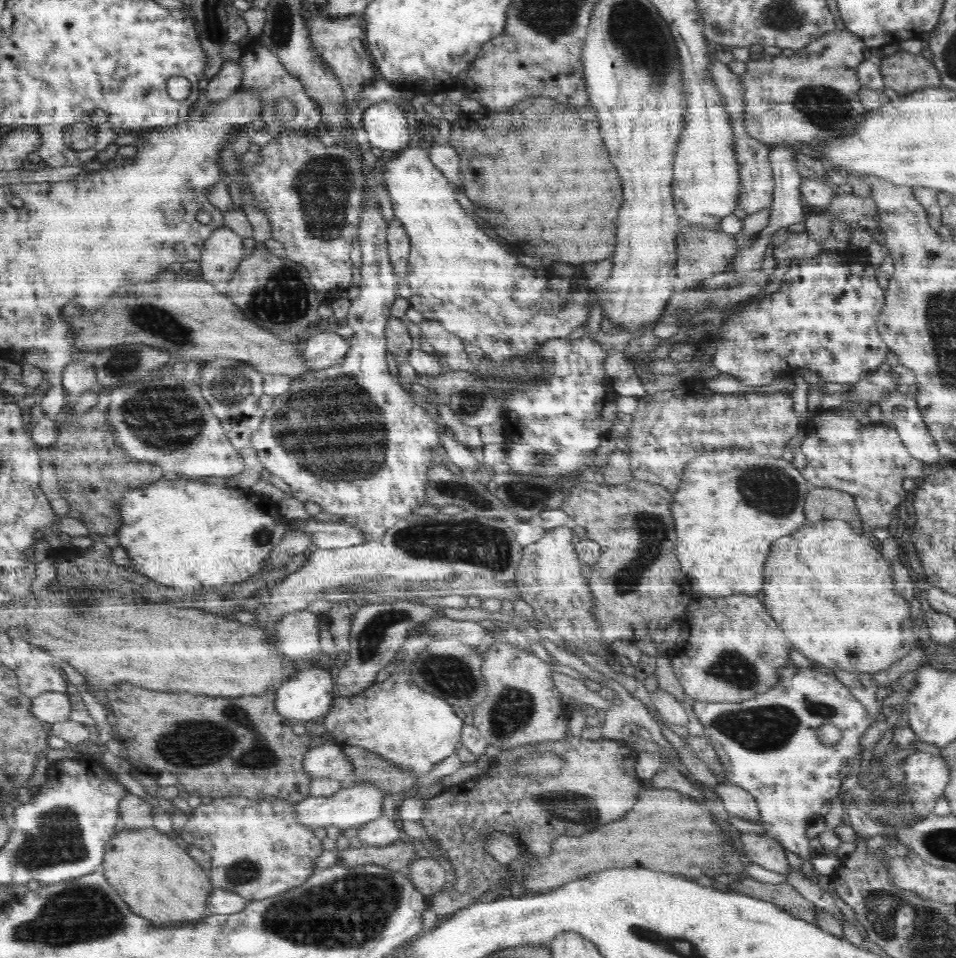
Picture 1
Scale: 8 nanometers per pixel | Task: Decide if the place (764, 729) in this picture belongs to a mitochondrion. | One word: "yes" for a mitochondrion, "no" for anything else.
yes

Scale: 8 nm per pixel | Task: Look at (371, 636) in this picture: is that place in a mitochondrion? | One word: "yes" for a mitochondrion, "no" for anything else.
yes

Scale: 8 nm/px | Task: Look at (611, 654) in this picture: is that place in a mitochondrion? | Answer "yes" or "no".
no

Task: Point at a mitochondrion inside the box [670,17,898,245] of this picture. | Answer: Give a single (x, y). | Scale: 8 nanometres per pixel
(829, 110)

